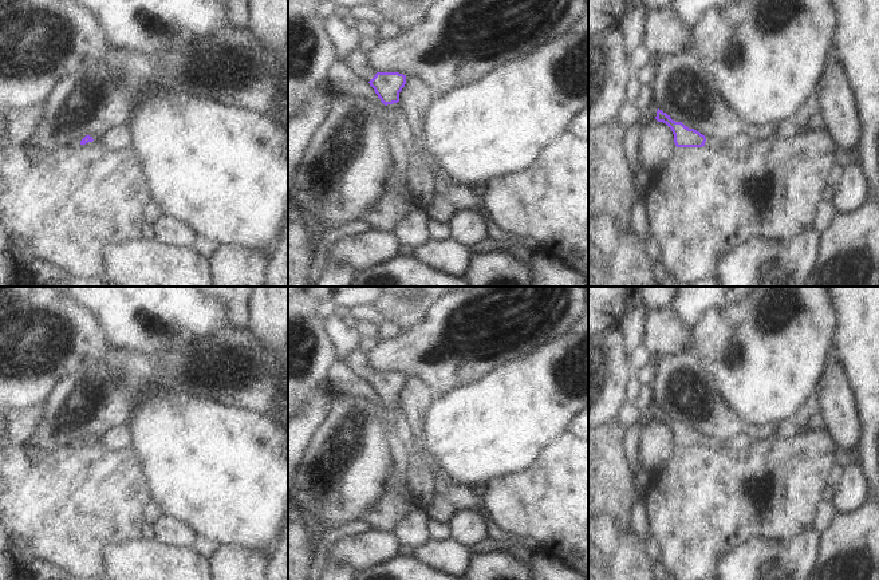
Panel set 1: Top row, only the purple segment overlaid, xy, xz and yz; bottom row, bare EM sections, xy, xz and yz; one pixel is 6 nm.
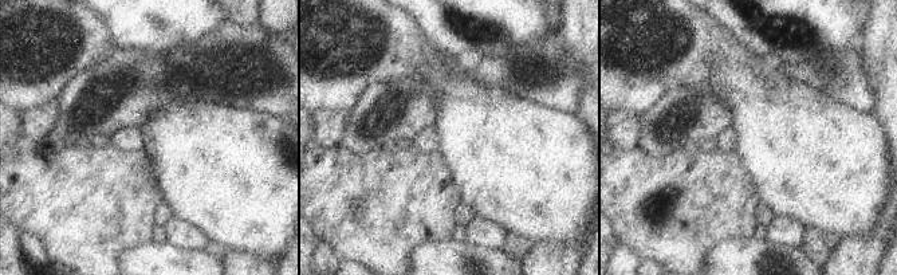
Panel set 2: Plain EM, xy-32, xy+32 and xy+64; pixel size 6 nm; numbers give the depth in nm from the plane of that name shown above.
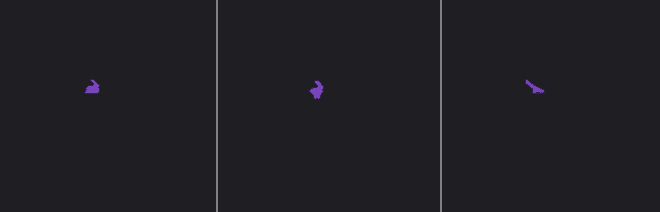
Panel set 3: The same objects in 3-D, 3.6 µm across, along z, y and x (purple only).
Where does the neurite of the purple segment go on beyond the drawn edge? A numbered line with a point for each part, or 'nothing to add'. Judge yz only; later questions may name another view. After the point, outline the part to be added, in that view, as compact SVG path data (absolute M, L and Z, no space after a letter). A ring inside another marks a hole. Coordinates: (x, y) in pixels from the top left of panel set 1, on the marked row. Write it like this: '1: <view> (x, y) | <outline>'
1: yz (710, 142) | M706 137L705 146L706 146L706 147L716 149L716 150L720 150L720 151L726 150L725 142L714 141L714 139L710 138L710 137Z

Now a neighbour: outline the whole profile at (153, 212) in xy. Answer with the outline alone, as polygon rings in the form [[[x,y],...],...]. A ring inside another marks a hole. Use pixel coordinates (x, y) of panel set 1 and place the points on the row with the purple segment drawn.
[[[151,201],[145,208],[145,221],[147,225],[155,225],[162,216],[163,216],[163,210],[155,201]]]

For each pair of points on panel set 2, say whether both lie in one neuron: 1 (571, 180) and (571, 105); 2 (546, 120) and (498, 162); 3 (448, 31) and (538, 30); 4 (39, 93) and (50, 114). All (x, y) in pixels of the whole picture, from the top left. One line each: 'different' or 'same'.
1: different
2: same
3: same
4: different

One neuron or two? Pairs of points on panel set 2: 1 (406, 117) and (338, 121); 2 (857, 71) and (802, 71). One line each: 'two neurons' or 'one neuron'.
1: two neurons
2: one neuron

